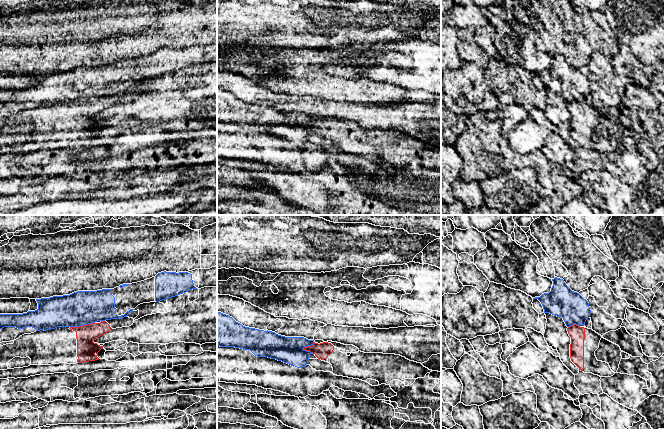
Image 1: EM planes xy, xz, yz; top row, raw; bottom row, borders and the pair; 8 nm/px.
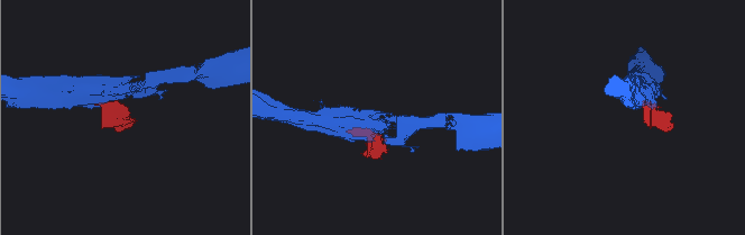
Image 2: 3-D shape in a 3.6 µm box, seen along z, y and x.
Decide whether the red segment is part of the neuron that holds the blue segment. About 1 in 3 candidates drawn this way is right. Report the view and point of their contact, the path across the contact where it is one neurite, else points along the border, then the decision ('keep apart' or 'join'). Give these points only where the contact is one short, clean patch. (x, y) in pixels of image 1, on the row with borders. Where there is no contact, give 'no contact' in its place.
meets blue in xy at (82, 325); border along xy (94, 322), (70, 327); keep apart

